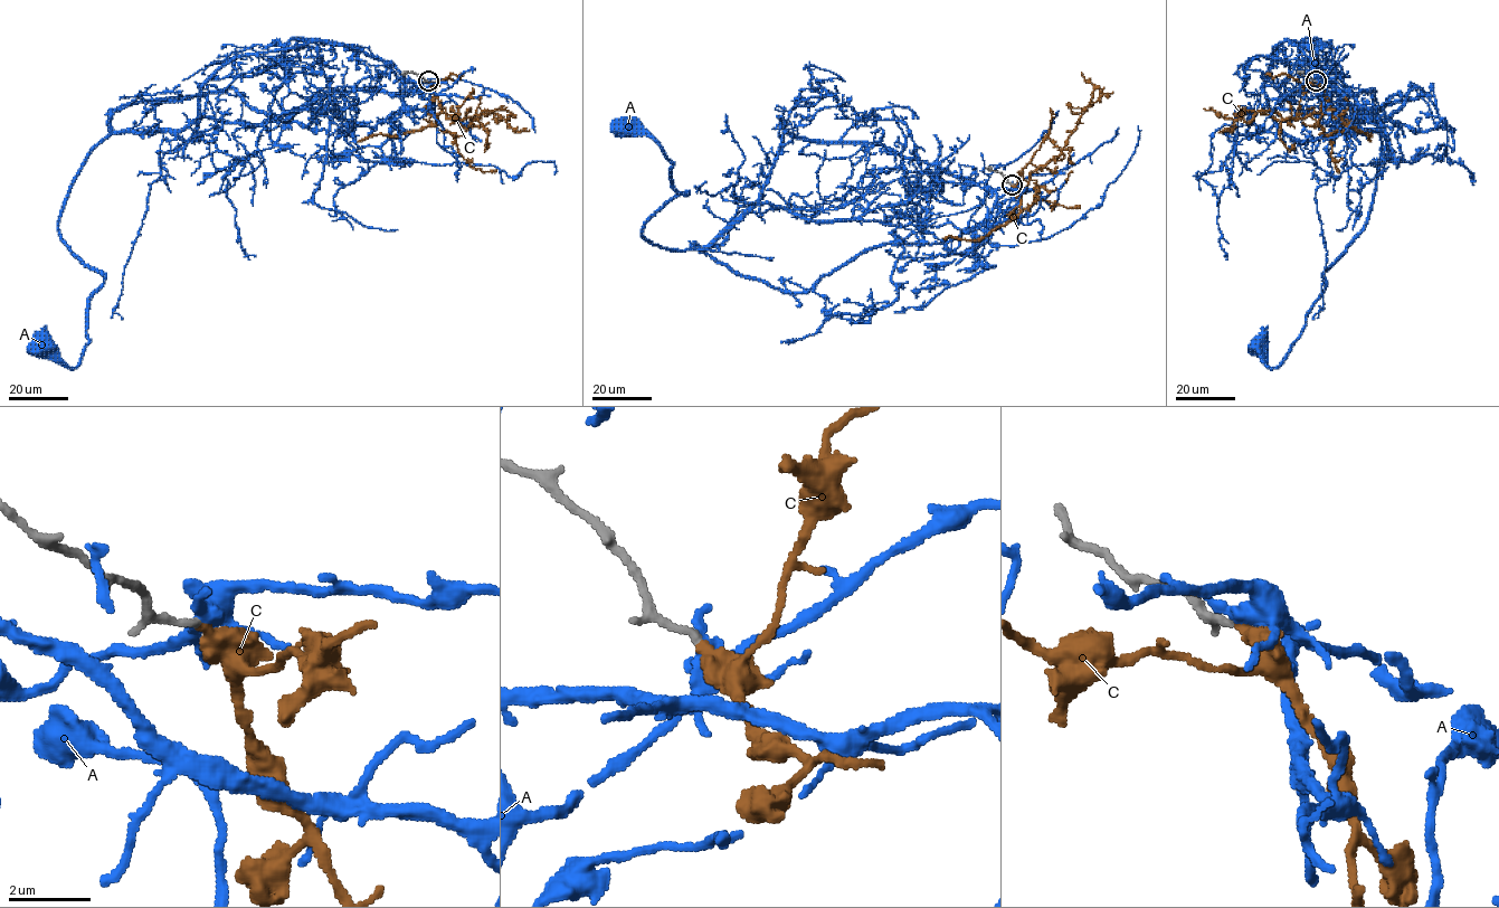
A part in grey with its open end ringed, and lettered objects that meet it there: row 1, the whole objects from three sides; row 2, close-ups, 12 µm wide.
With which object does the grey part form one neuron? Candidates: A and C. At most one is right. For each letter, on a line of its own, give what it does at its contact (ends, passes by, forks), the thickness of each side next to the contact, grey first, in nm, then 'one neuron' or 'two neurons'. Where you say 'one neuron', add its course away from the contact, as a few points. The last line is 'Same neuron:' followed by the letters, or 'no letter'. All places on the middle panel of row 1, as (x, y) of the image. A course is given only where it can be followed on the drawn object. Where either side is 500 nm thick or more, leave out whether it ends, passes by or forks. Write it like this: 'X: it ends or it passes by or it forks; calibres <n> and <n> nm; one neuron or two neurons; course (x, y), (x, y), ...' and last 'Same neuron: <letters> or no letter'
A: it passes by; calibres 180 and 400 nm; two neurons
C: it ends; calibres 180 and 400 nm; one neuron; course (1011, 185), (1022, 192), (1033, 171), (1055, 159), (1065, 145), (1092, 97), (1092, 85), (1081, 72)
Same neuron: C

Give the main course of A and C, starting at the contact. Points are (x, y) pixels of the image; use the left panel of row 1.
A: (427, 81), (373, 125), (300, 110), (110, 133), (58, 225), (103, 276), (89, 342), (74, 368), (38, 346)
C: (427, 81), (449, 119), (477, 119), (484, 110), (491, 110), (495, 121), (509, 117), (509, 112), (497, 109)

